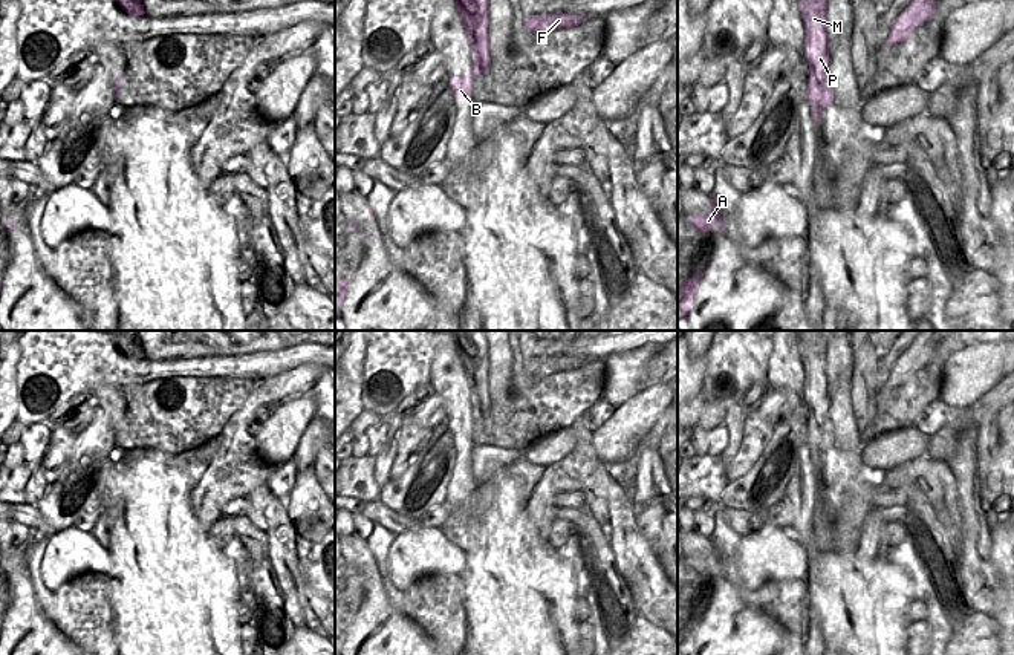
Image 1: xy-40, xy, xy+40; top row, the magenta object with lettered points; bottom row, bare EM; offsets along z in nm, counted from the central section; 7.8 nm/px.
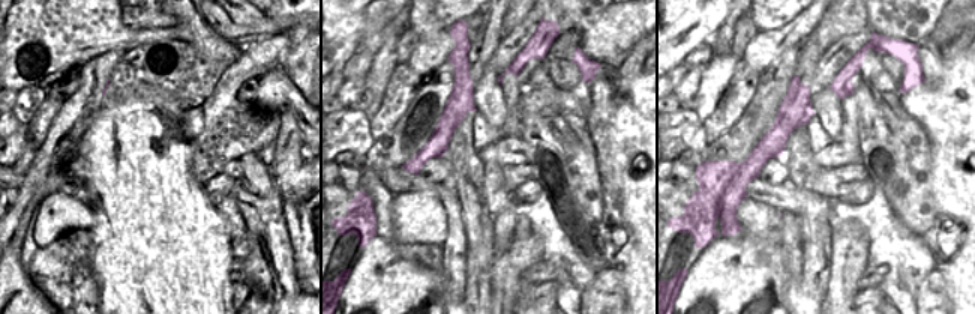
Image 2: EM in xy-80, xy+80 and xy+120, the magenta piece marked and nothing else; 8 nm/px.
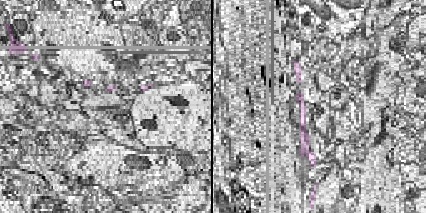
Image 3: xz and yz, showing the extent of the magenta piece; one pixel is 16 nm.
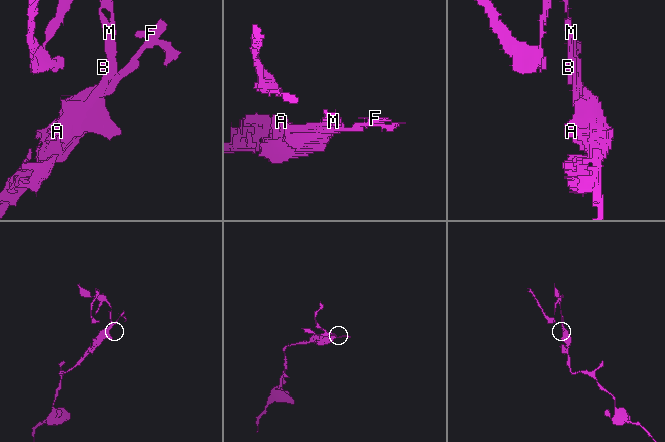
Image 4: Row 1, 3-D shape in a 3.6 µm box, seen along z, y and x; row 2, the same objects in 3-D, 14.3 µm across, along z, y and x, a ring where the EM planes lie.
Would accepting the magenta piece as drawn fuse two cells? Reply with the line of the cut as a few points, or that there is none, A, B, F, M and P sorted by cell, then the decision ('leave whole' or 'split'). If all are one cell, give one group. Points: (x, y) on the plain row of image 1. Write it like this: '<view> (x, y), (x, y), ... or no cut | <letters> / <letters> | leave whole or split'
xy+40 (809, 407), (822, 429), (832, 426) | A B F / M P | split

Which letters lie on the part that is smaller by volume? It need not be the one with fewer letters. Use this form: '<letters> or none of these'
M, P

